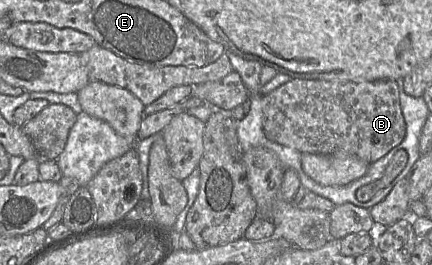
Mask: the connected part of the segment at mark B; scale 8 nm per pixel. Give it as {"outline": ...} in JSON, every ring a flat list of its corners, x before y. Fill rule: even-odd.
{"outline":[[292,78,272,92,261,95,263,132,267,139,298,150,300,153,331,155,345,153,368,164,386,155,404,139,403,118,397,80,382,79,368,82,345,80,307,80]]}

